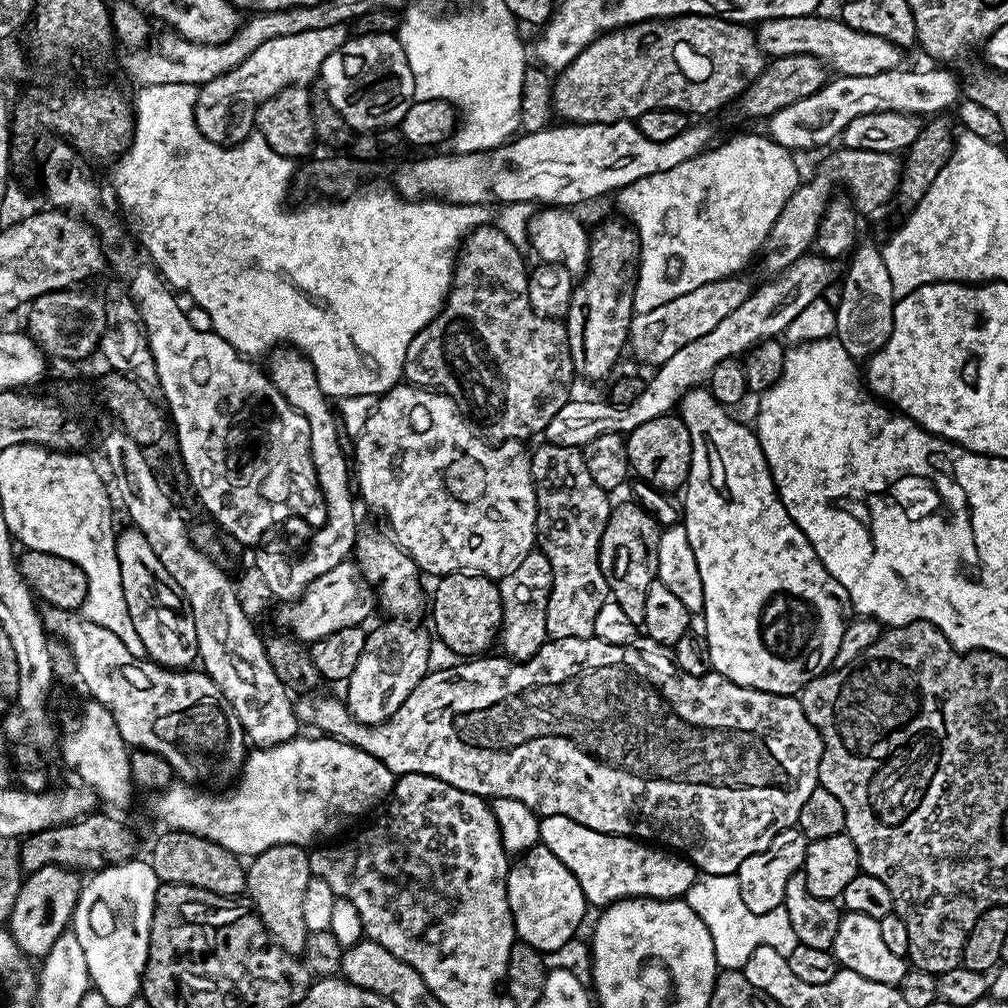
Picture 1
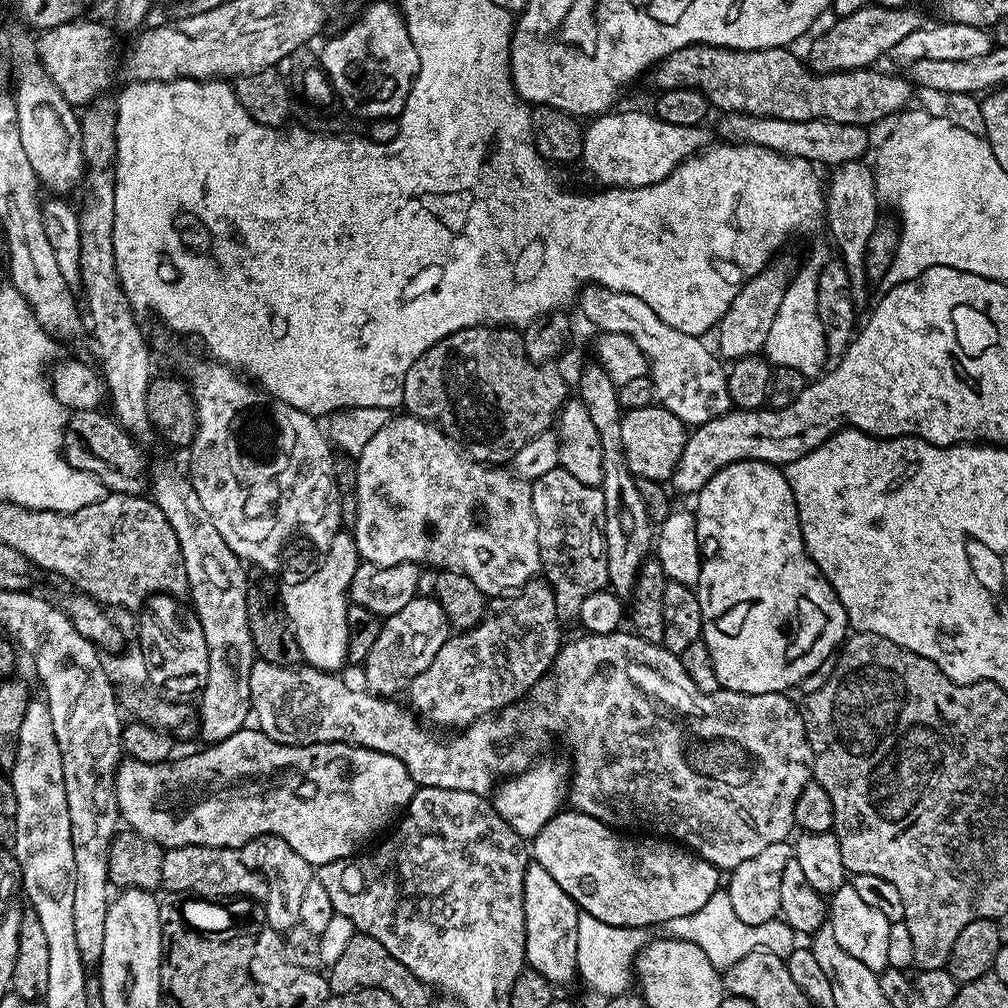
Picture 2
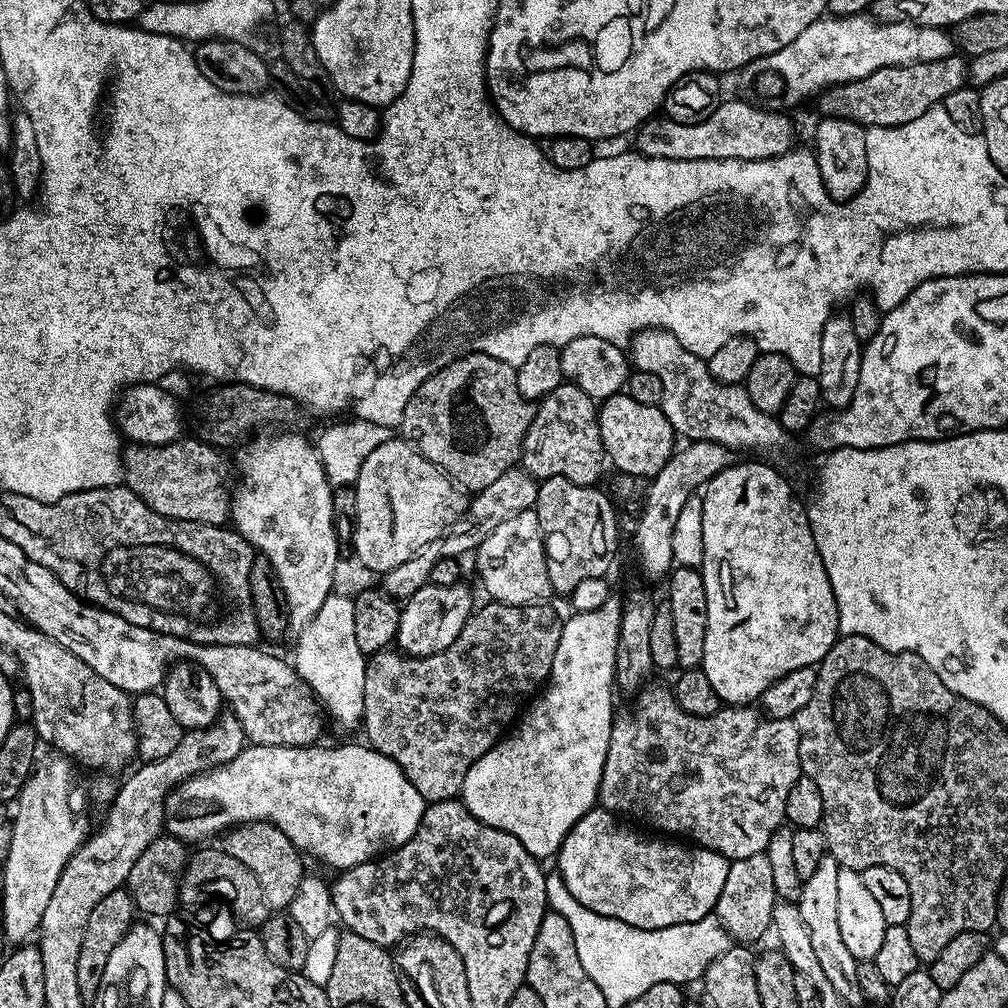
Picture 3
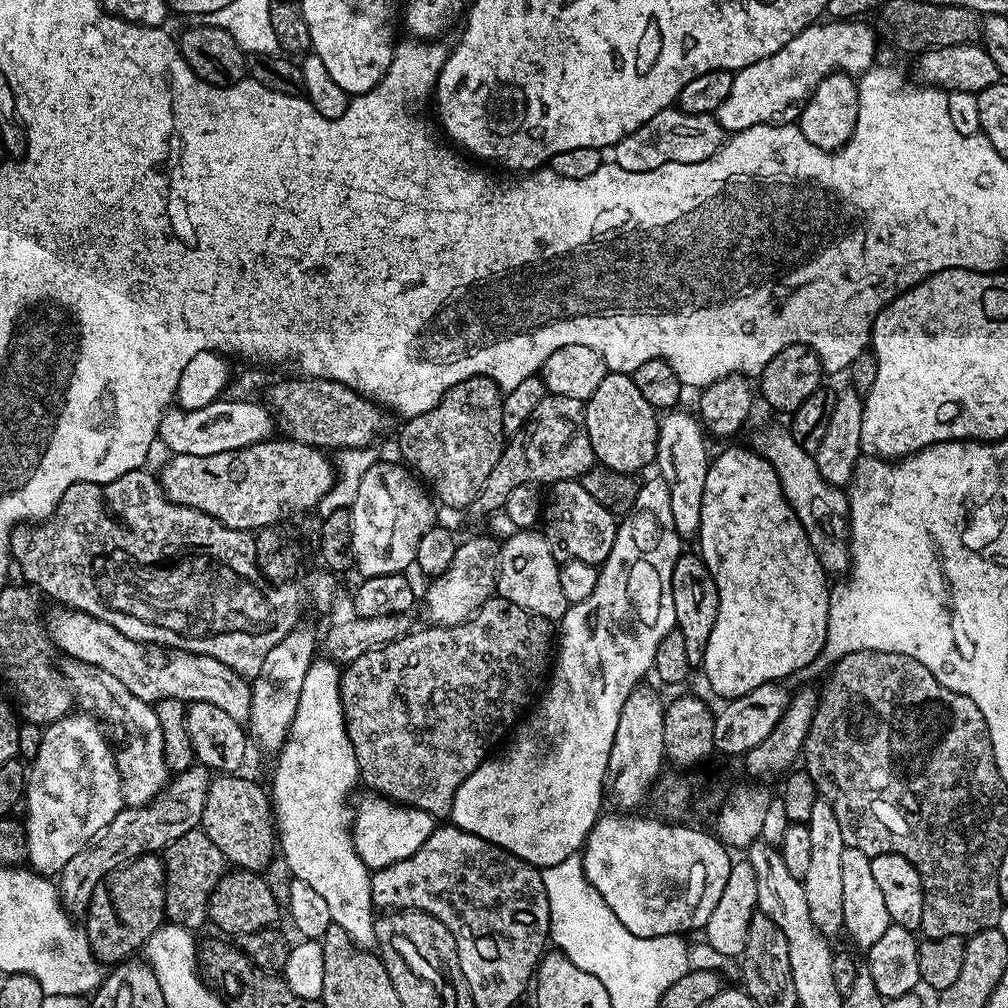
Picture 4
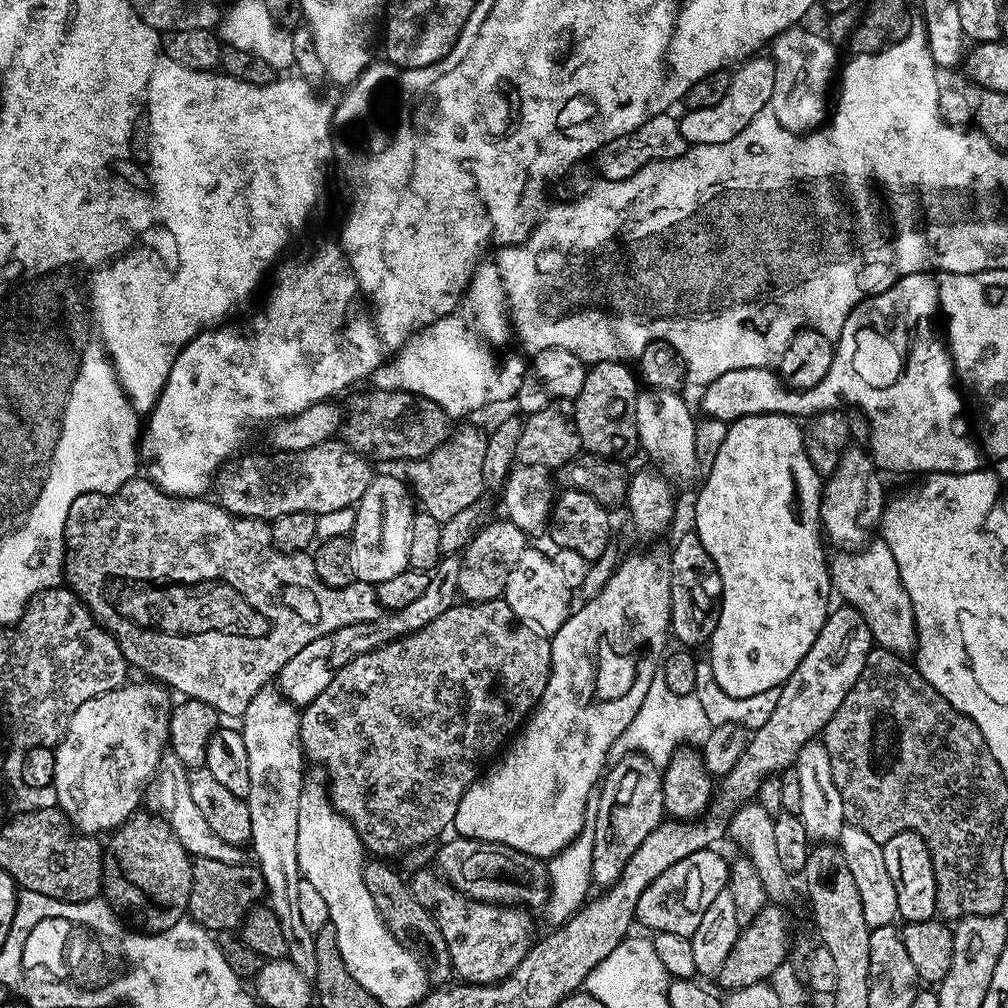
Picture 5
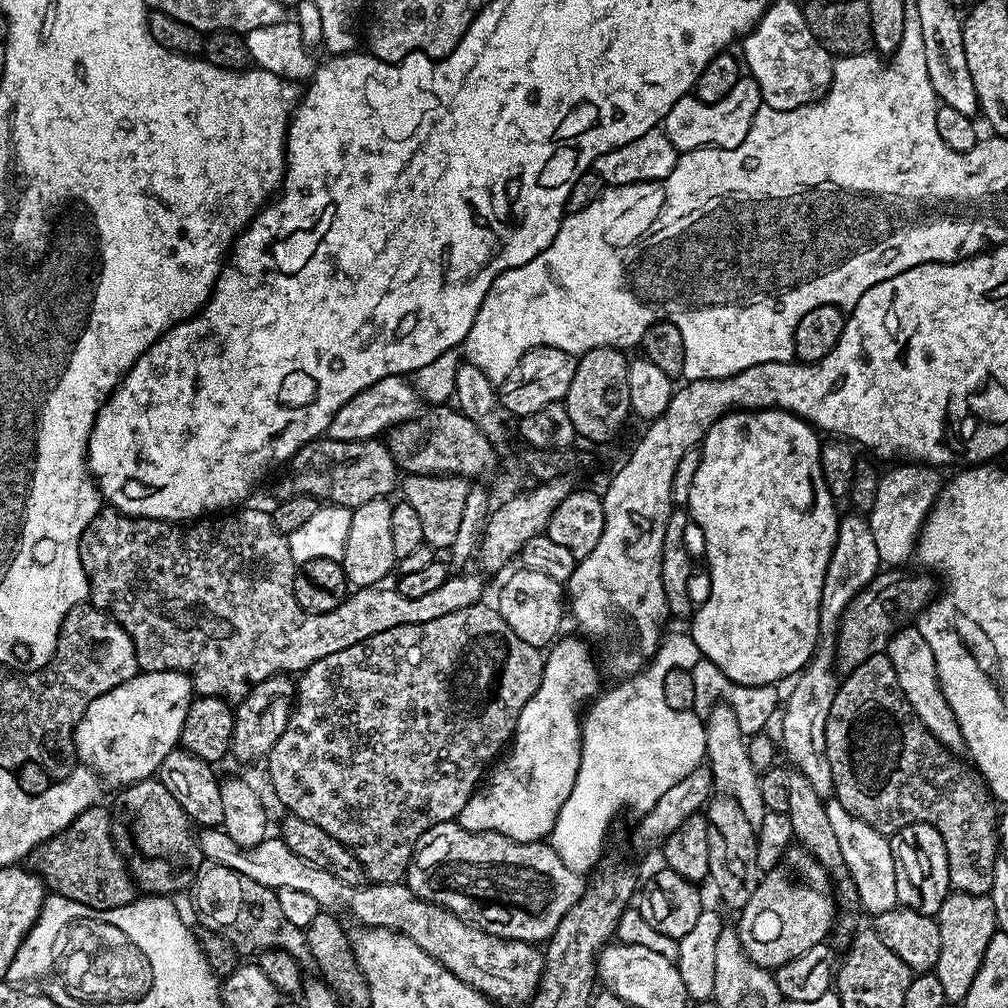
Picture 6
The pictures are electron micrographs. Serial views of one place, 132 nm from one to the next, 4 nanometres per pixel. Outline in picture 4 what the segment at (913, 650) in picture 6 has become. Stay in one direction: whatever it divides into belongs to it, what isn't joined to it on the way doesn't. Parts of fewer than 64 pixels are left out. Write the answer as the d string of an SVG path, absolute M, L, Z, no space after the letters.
M772 424L769 428L758 429L756 444L754 450L759 456L766 458L774 474L778 474L782 494L786 502L790 502L798 522L802 522L802 530L806 530L806 538L818 562L824 567L825 573L847 573L852 562L847 495L841 489L828 484L826 478L822 478L816 465L815 455L802 450L802 446L794 442L791 431L787 427L779 428L778 425Z

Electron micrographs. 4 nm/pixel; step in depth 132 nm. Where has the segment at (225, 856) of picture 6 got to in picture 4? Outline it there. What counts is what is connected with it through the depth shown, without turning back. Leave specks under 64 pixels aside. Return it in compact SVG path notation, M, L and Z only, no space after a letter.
M79 662L69 665L66 676L74 685L79 703L81 700L89 713L102 718L107 735L113 741L120 740L120 748L118 744L116 752L116 769L120 771L125 805L129 808L143 808L152 803L168 787L170 779L166 754L162 750L162 725L158 723L155 707L149 701L130 694L130 690L126 690L126 686L122 686L114 674L106 674L106 670Z

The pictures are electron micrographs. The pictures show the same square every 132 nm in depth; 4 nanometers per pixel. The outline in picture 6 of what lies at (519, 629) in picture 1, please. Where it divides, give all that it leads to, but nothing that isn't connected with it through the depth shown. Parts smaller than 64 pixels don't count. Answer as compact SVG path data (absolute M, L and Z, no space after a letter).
M488 602L466 606L466 610L454 610L454 614L434 618L434 622L394 626L394 630L382 630L382 634L374 634L374 638L366 638L354 646L346 646L346 650L338 650L338 654L326 654L326 658L314 662L299 673L295 681L296 705L291 709L288 725L266 757L268 780L272 783L277 798L288 807L287 811L291 815L306 818L306 822L314 822L314 826L326 830L330 838L347 844L364 867L365 877L369 881L399 884L407 877L418 838L422 838L426 830L442 822L455 821L462 806L466 806L481 783L486 769L505 751L516 731L522 706L526 706L526 702L534 698L534 690L538 690L542 682L544 657L545 653L541 649L530 646L530 642L522 642L522 638L518 638L518 634L514 634L514 630L506 626L499 611L493 605L491 608Z

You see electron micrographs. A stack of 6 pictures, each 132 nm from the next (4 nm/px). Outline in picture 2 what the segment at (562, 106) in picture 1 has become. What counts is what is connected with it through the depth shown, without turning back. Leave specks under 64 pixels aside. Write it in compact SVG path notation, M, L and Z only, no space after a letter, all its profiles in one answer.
M692 44L688 48L674 50L665 60L655 65L651 73L657 89L693 88L698 90L713 109L721 108L724 114L769 116L779 120L829 120L843 124L873 126L887 116L895 117L909 107L914 85L907 75L895 76L892 72L879 72L879 67L855 68L845 72L814 72L803 59L800 60L787 47L738 50L715 48L712 44Z

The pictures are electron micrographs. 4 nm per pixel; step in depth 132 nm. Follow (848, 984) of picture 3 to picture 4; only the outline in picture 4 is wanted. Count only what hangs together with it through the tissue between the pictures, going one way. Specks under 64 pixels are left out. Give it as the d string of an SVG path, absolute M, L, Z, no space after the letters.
M823 798L814 802L814 811L808 819L810 830L811 857L810 866L804 875L806 902L810 905L810 914L823 936L835 938L844 932L842 914L842 850L846 847L842 838L842 826L838 826L838 814Z

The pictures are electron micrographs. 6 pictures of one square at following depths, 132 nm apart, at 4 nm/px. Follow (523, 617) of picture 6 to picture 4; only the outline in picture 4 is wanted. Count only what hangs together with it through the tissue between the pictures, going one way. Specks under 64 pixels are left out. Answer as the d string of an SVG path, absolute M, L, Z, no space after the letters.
M516 530L505 544L498 548L496 561L496 592L514 606L538 614L542 618L559 622L568 612L566 593L562 590L560 564L548 545L547 536L536 530Z

